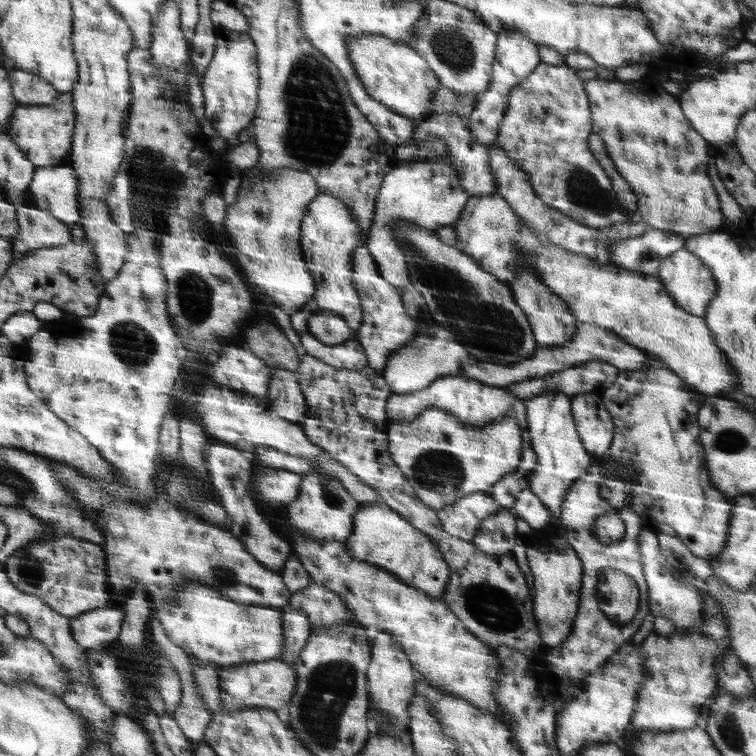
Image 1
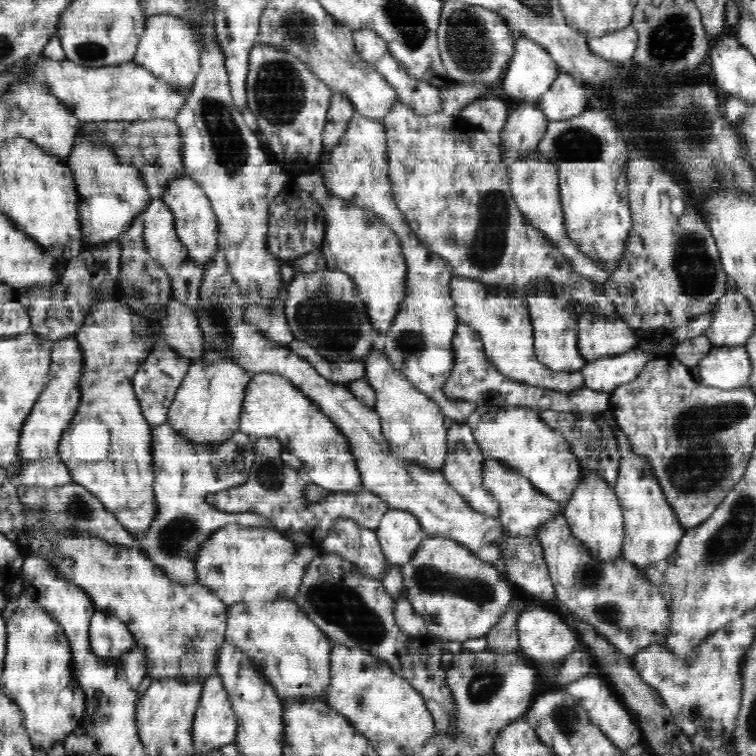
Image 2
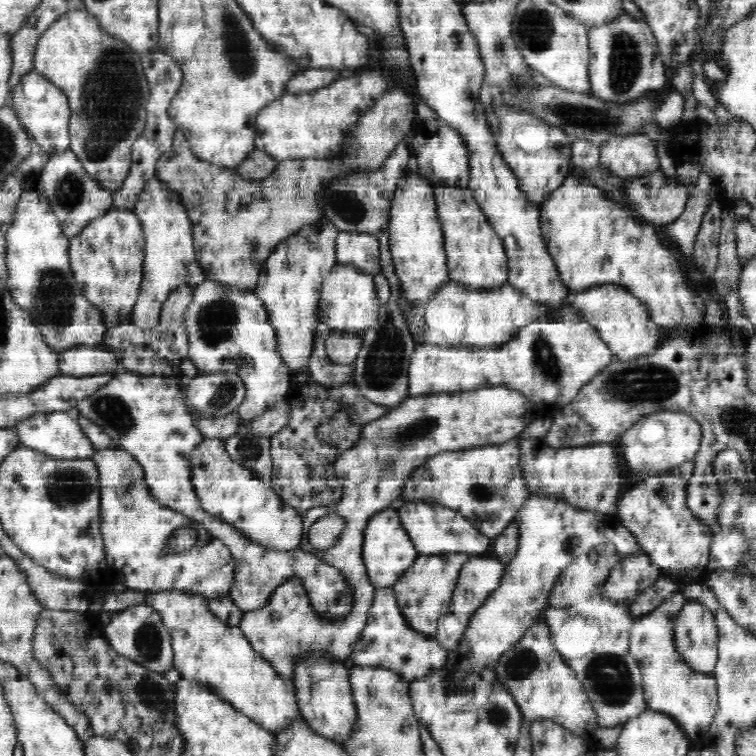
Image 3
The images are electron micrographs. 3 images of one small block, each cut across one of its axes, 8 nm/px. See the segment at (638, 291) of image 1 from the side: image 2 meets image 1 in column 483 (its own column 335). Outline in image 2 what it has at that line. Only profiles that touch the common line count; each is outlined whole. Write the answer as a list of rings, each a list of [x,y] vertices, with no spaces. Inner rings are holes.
[[[318,170],[314,174],[294,176],[292,183],[310,192],[320,209],[324,209],[326,228],[320,250],[323,265],[343,271],[352,278],[372,327],[378,333],[386,334],[399,313],[407,290],[407,263],[396,233],[371,210],[348,204],[330,193]]]

